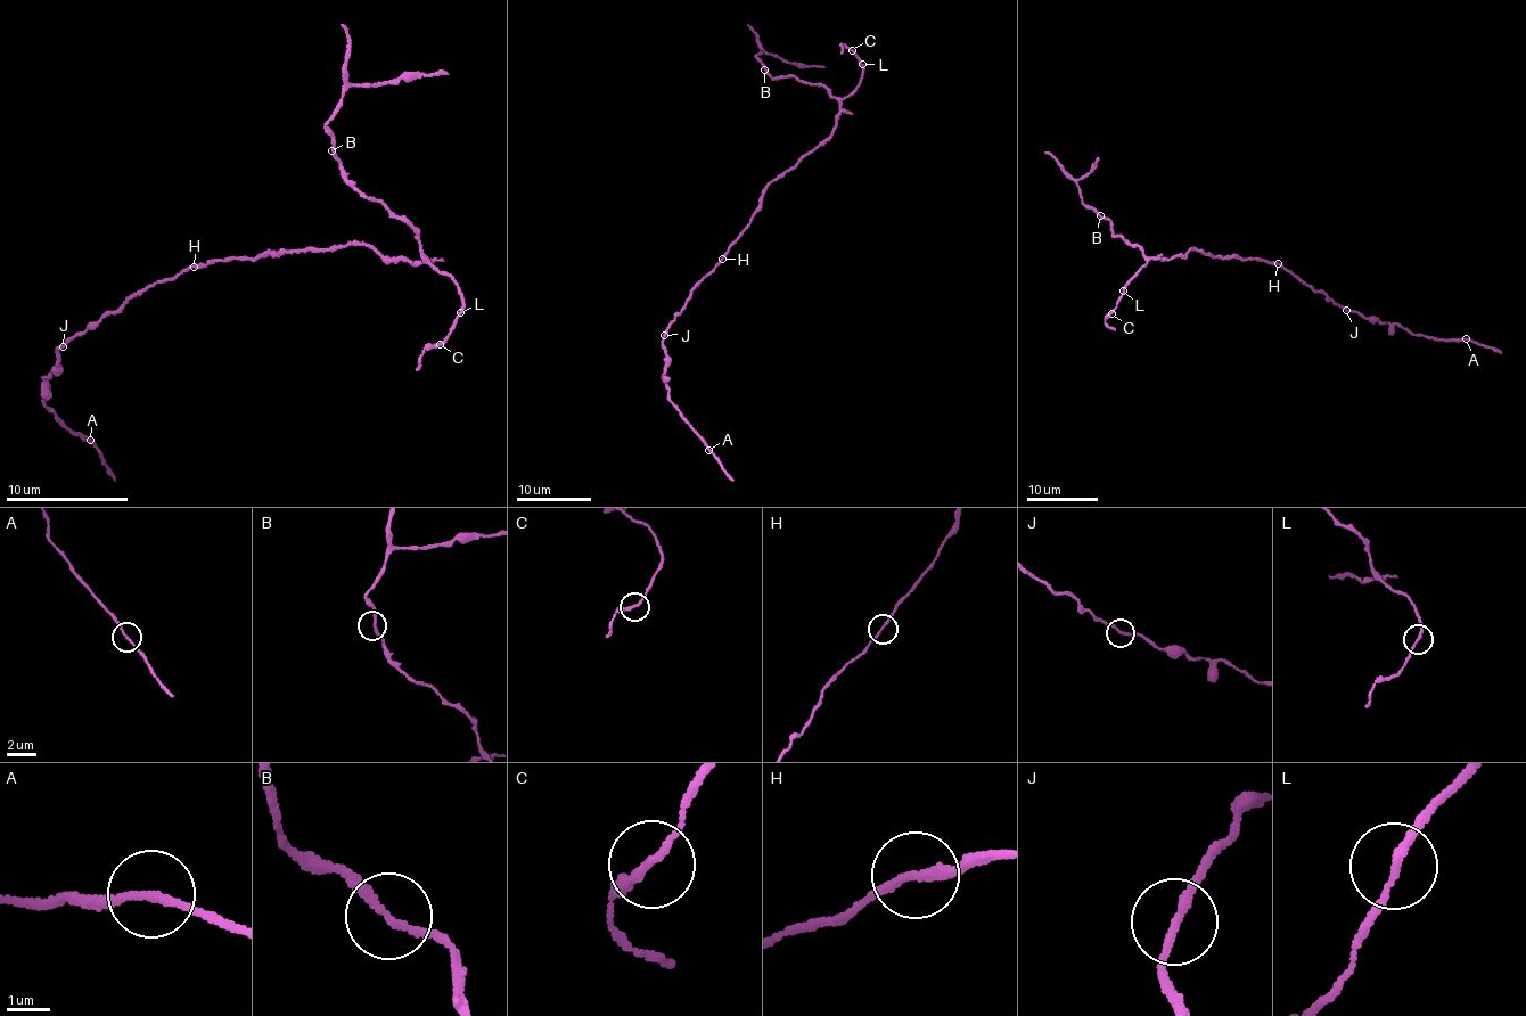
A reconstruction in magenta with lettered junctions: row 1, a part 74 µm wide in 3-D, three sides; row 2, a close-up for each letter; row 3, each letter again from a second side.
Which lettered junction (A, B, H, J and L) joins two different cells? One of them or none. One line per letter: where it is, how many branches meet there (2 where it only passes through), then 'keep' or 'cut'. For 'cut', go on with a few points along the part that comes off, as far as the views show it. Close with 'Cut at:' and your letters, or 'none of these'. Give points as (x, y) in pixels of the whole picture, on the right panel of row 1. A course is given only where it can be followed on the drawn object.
A: place (1466, 338); branches 2; keep
B: place (1100, 215); branches 2; keep
H: place (1278, 263); branches 2; keep
J: place (1346, 310); branches 2; keep
L: place (1123, 291); branches 2; keep
Cut at: none of these

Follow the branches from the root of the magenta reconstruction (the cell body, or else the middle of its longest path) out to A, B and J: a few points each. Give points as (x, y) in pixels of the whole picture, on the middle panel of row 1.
A: (754, 212), (748, 227), (721, 262), (695, 287), (662, 341), (666, 368), (663, 380), (670, 401), (708, 450)
B: (754, 212), (762, 191), (833, 132), (838, 113), (838, 100), (820, 84), (795, 76), (777, 79), (764, 70)
J: (754, 212), (748, 227), (721, 262), (695, 287), (686, 308), (664, 335)

